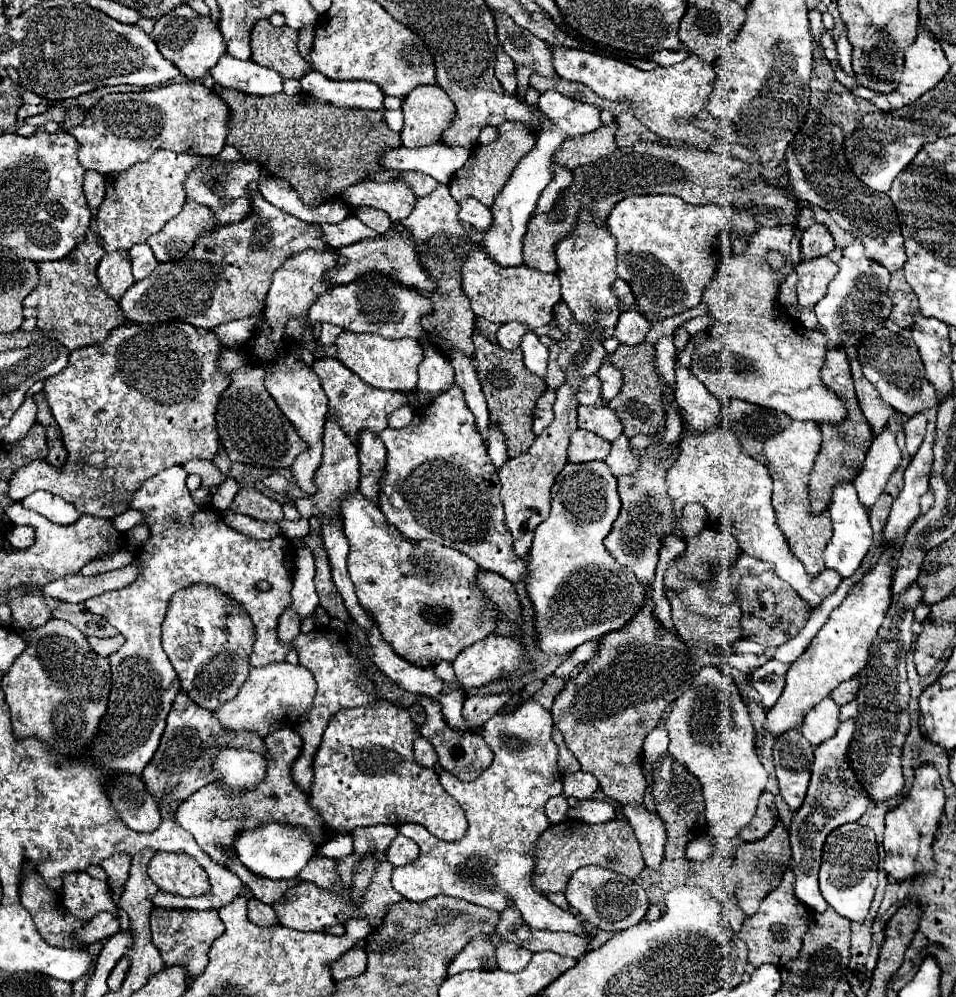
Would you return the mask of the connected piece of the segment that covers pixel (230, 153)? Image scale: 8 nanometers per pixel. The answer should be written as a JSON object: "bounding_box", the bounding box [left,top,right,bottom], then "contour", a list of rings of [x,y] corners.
{"bounding_box":[210,146,248,162],"contour":[[[225,146],[220,154],[216,156],[210,157],[211,159],[218,159],[220,161],[227,161],[227,162],[248,162],[239,154],[239,151],[236,148],[233,148],[232,146]]]}

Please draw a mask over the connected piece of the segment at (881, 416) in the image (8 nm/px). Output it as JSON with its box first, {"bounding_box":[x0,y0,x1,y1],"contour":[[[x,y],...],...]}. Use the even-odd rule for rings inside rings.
{"bounding_box":[851,360,895,436],"contour":[[[851,360],[851,376],[853,376],[853,382],[855,382],[855,394],[857,394],[859,408],[865,416],[867,424],[871,426],[873,436],[877,436],[881,432],[881,426],[885,426],[885,422],[889,422],[889,418],[893,418],[895,410],[887,402],[881,400],[881,394],[863,376],[861,364],[857,360]]]}

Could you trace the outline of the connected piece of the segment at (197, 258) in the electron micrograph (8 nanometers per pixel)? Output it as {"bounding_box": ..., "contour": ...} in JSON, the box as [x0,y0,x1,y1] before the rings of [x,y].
{"bounding_box":[117,168,329,330],"contour":[[[261,168],[259,178],[249,185],[251,212],[247,218],[217,226],[213,234],[201,236],[185,258],[171,264],[159,264],[153,274],[135,282],[117,302],[123,316],[135,324],[183,320],[197,328],[211,330],[219,324],[263,312],[273,272],[287,258],[303,250],[321,252],[329,248],[321,226],[289,216],[263,200],[257,187],[267,178],[270,178],[269,172]]]}

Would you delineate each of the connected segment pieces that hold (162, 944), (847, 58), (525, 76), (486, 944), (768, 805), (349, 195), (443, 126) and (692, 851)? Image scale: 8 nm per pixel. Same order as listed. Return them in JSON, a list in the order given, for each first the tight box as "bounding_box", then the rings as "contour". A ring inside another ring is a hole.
[{"bounding_box":[151,906,225,978],"contour":[[[153,906],[151,910],[151,940],[165,954],[165,964],[183,964],[189,970],[189,976],[195,978],[207,966],[207,952],[211,944],[225,932],[225,926],[217,914],[217,910],[173,910]],[[173,954],[177,954],[177,960]]]},{"bounding_box":[837,36,853,76],"contour":[[[841,36],[841,38],[837,40],[837,52],[839,52],[839,64],[841,64],[843,72],[845,72],[847,76],[853,76],[853,68],[849,66],[849,62],[851,62],[851,46],[849,46],[847,36]]]},{"bounding_box":[517,66,535,98],"contour":[[[517,66],[517,80],[519,80],[517,96],[519,96],[519,98],[523,98],[523,94],[521,94],[521,86],[529,84],[529,76],[531,76],[533,72],[535,72],[535,70],[533,70],[533,66]]]},{"bounding_box":[447,934,495,976],"contour":[[[481,934],[473,938],[473,942],[469,942],[461,954],[455,956],[453,964],[449,964],[447,968],[447,974],[453,976],[463,970],[479,970],[483,968],[483,960],[489,956],[495,956],[495,946],[493,942],[489,942],[487,934]]]},{"bounding_box":[739,792,777,842],"contour":[[[763,792],[759,798],[759,806],[757,806],[757,814],[751,820],[749,826],[745,826],[739,836],[747,842],[753,840],[761,840],[765,838],[765,834],[769,834],[769,830],[773,830],[777,822],[777,806],[775,806],[775,796],[771,792]]]},{"bounding_box":[341,180,417,222],"contour":[[[365,180],[355,186],[347,186],[341,198],[353,208],[357,206],[381,208],[389,214],[391,222],[405,220],[411,214],[417,200],[413,198],[413,194],[409,194],[409,190],[405,190],[405,184],[397,180],[391,180],[387,184],[375,184],[371,180]]]},{"bounding_box":[401,86,455,148],"contour":[[[417,86],[409,92],[403,100],[403,130],[401,130],[401,144],[407,148],[421,148],[429,144],[437,144],[441,140],[443,130],[447,130],[455,118],[455,104],[439,86]]]},{"bounding_box":[687,836,713,860],"contour":[[[705,836],[705,838],[695,838],[693,842],[689,842],[687,846],[687,858],[689,860],[707,860],[713,852],[713,838],[711,836]]]}]

